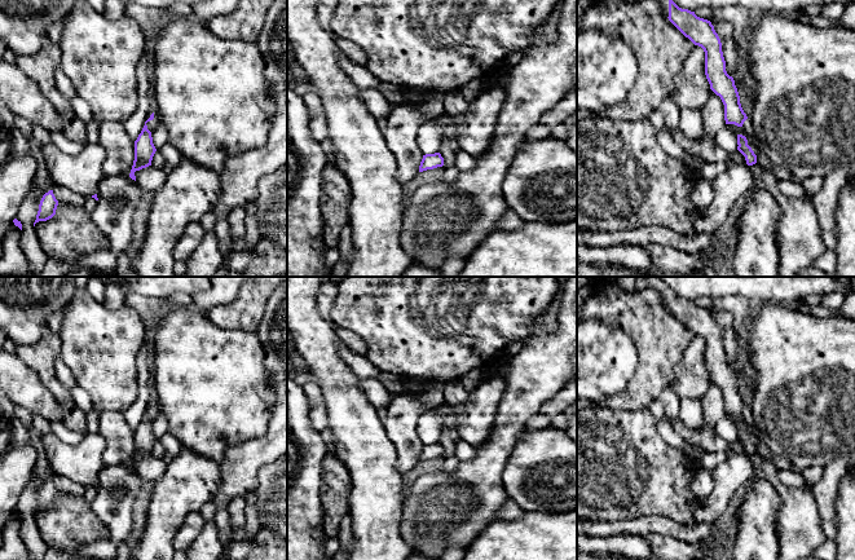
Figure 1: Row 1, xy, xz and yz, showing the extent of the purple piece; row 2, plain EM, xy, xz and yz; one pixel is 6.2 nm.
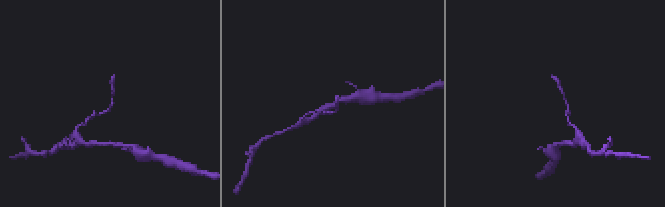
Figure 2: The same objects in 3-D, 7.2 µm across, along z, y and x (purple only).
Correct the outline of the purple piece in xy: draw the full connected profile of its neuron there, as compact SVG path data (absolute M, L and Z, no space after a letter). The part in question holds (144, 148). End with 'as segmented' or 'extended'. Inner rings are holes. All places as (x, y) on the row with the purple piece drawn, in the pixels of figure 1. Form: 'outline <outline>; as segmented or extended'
outline M154 113L145 122L145 125L135 141L135 160L129 173L129 177L136 181L135 172L151 166L153 156L157 151L151 132L147 129L146 123L154 119Z; as segmented

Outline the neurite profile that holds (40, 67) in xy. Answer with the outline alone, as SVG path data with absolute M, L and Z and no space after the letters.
M47 36L38 53L17 57L16 63L38 84L60 114L63 122L62 133L69 140L85 144L85 123L75 116L70 100L58 91L54 83L54 72L61 66L61 58L62 49L60 43L54 43Z

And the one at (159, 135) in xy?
M157 120L157 128L151 132L151 137L157 151L159 151L160 147L168 142L168 133L163 123Z

